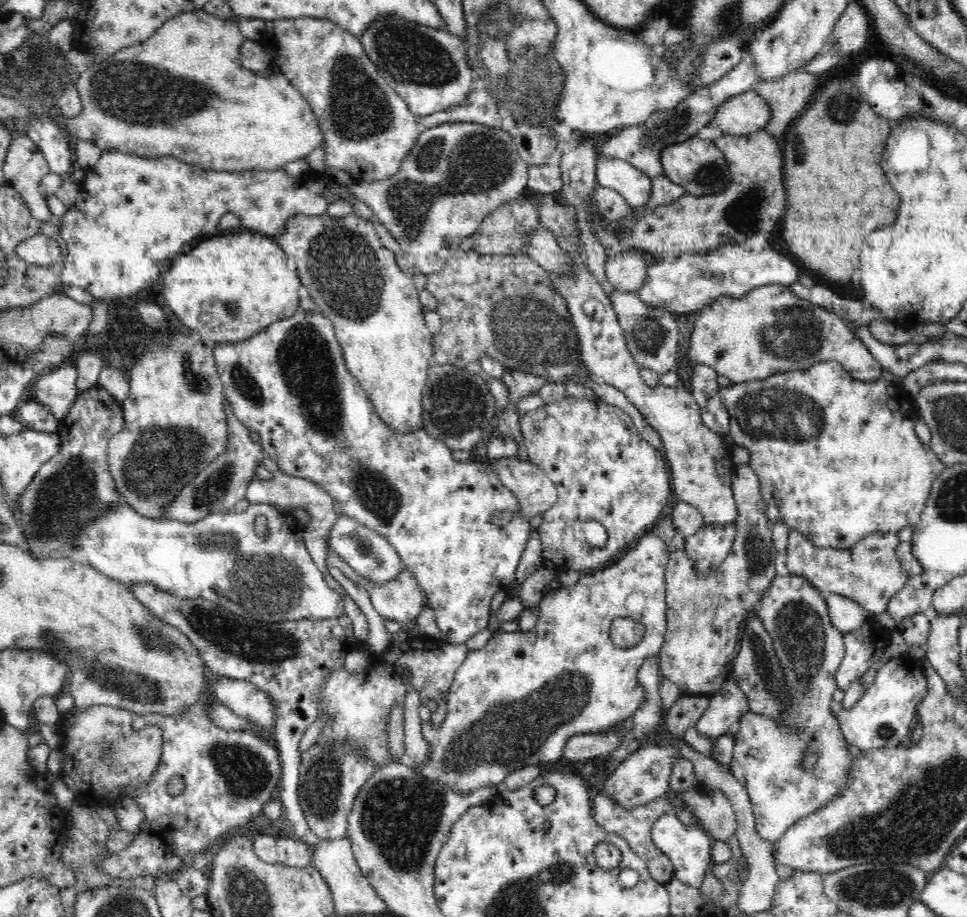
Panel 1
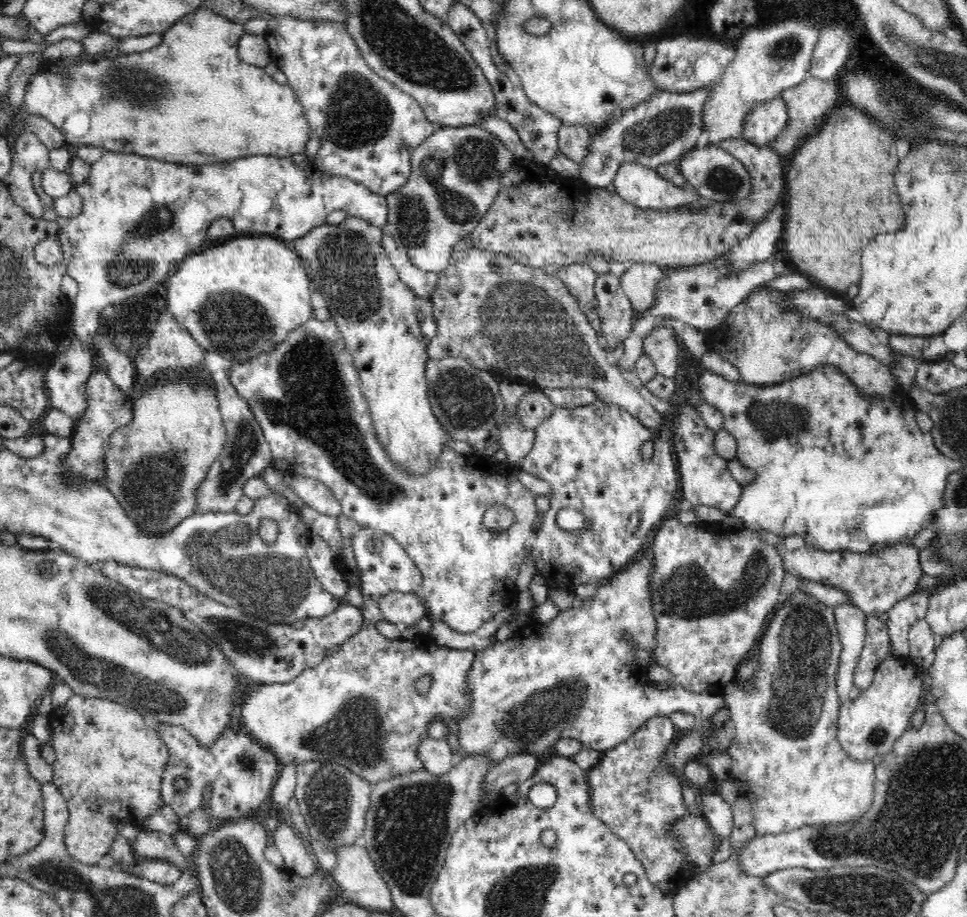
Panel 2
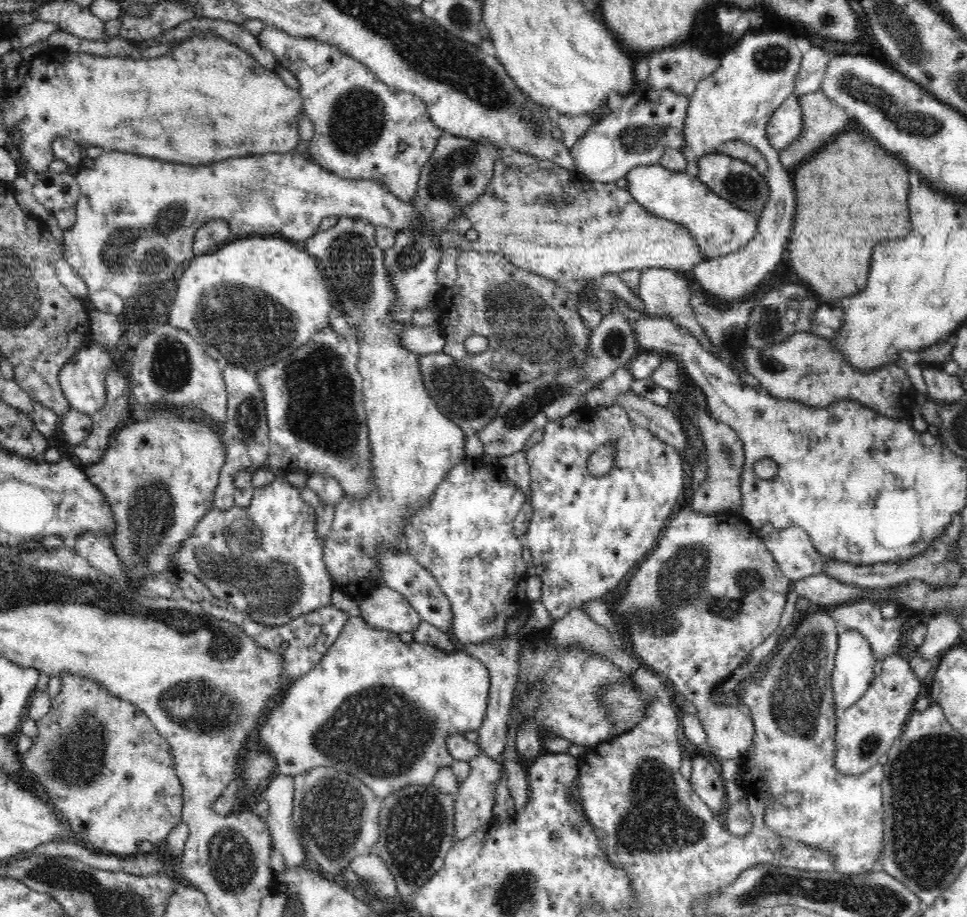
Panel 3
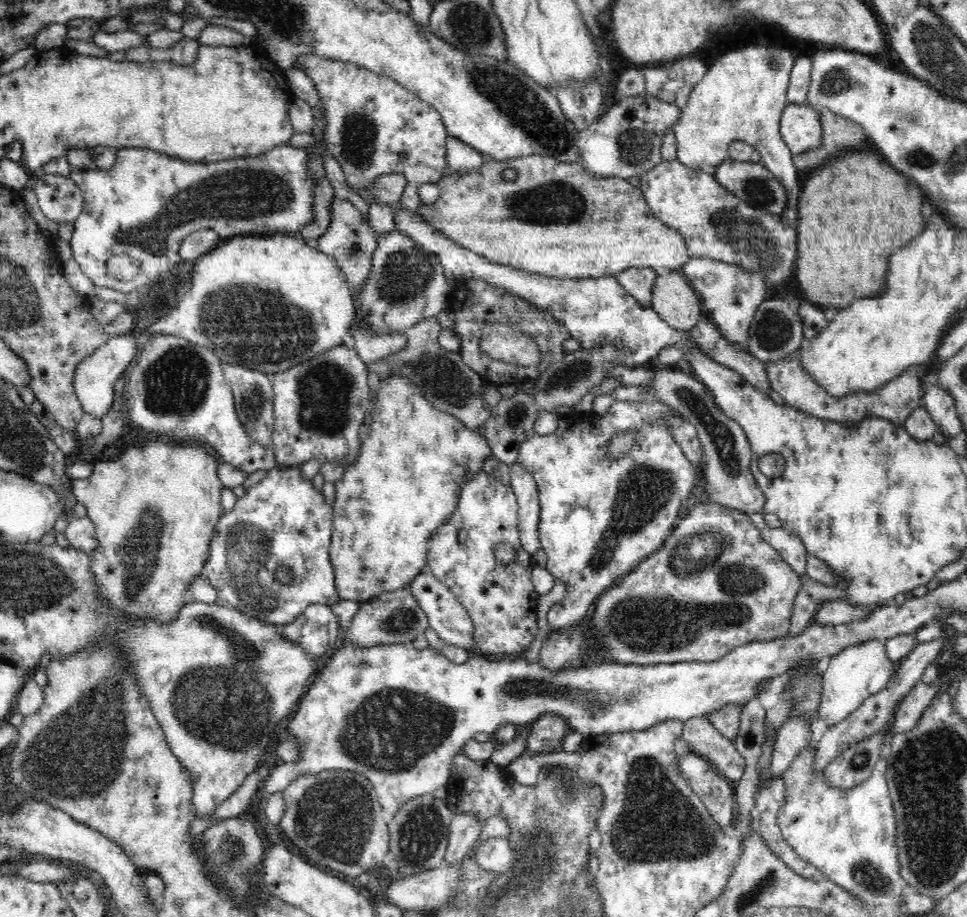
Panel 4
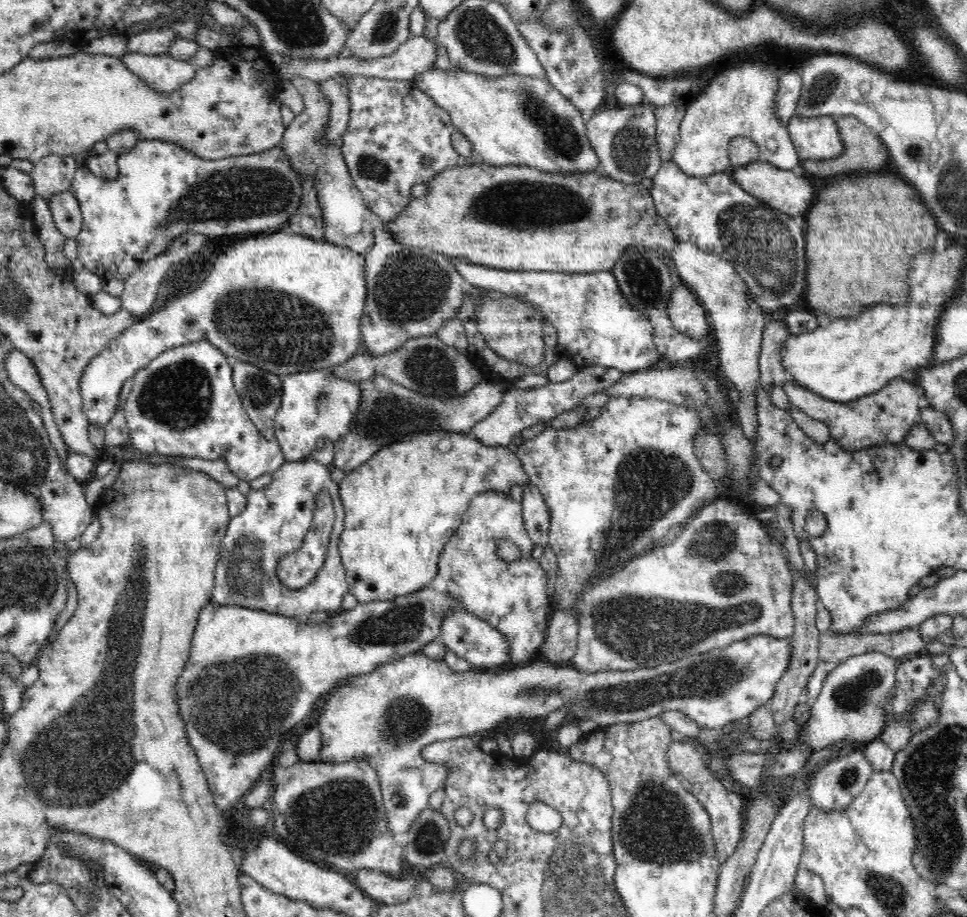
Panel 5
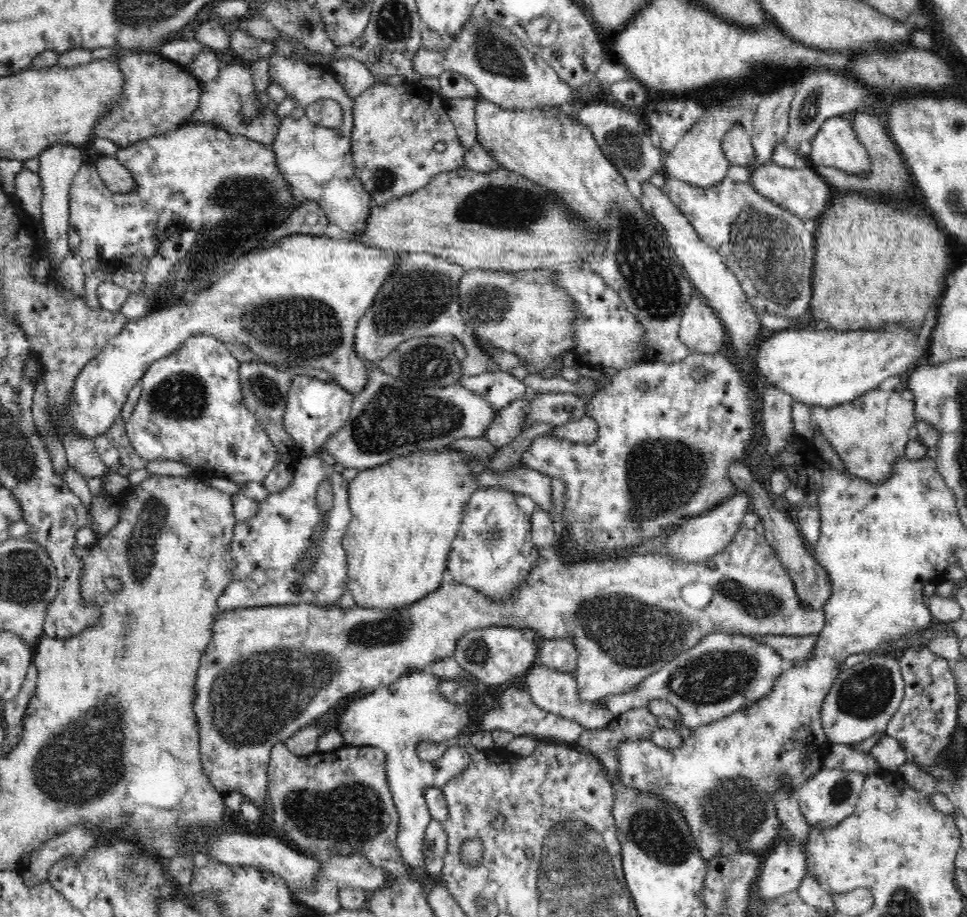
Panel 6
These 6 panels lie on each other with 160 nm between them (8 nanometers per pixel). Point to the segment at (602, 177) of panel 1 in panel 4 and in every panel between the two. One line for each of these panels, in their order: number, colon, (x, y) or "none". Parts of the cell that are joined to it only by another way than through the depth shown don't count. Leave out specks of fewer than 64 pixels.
2: (642, 186)
3: (719, 227)
4: (714, 223)

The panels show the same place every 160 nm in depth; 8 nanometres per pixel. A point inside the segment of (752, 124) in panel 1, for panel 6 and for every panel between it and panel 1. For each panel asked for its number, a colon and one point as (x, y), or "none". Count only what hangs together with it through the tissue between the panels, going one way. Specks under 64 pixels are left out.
2: (767, 119)
3: (786, 124)
4: (800, 127)
5: (818, 138)
6: (836, 145)

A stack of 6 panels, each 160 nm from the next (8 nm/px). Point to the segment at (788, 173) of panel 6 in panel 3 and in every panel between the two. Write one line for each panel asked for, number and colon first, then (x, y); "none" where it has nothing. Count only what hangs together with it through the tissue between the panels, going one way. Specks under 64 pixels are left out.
3: (737, 182)
4: (751, 182)
5: (791, 193)

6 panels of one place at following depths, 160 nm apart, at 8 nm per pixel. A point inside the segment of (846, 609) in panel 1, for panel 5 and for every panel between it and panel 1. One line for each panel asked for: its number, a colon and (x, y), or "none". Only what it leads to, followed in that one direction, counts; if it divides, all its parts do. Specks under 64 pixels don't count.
2: (851, 622)
3: (855, 670)
4: (859, 671)
5: (850, 705)

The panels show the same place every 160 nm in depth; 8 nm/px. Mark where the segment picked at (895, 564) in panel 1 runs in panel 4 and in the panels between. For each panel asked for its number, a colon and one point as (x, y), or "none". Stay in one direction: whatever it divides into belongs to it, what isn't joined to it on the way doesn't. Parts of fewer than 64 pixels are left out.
2: (875, 582)
3: (792, 548)
4: (793, 551)

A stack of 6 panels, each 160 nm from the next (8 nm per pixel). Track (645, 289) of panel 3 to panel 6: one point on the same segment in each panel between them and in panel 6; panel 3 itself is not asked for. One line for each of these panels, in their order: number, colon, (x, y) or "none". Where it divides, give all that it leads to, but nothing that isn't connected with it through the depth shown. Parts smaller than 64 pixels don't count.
4: (676, 302)
5: (686, 312)
6: (700, 328)

